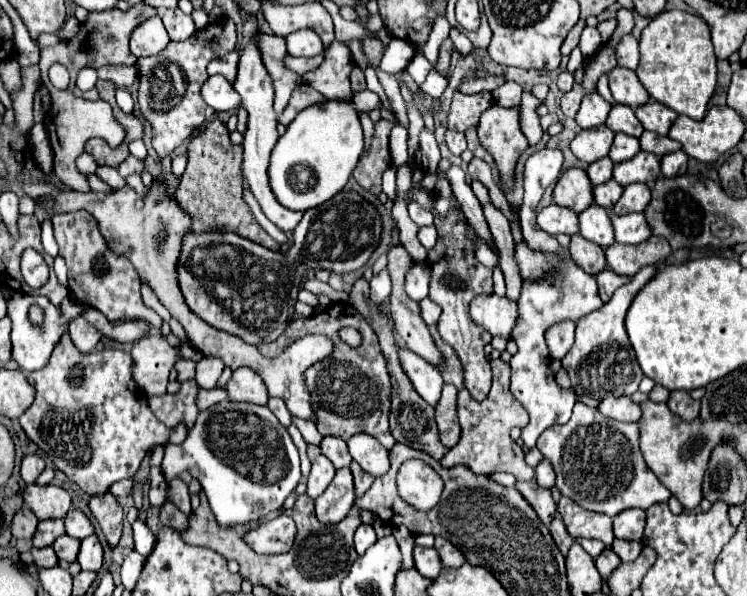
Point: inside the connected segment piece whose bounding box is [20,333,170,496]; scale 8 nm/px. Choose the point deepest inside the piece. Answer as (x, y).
(89, 416)

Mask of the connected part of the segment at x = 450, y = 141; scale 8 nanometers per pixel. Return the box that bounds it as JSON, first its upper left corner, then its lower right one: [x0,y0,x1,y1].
[446,130,466,156]

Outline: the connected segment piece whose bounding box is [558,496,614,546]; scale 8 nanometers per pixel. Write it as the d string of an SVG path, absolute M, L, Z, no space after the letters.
M566 496L560 498L558 510L560 514L564 512L564 524L574 538L596 538L602 540L606 546L612 544L612 518L598 512L588 512L580 508L576 502L568 500Z

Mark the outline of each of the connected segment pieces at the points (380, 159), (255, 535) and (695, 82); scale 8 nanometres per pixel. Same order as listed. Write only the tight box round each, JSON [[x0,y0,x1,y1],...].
[[354,109,398,194],[246,514,296,554],[636,10,716,120]]

